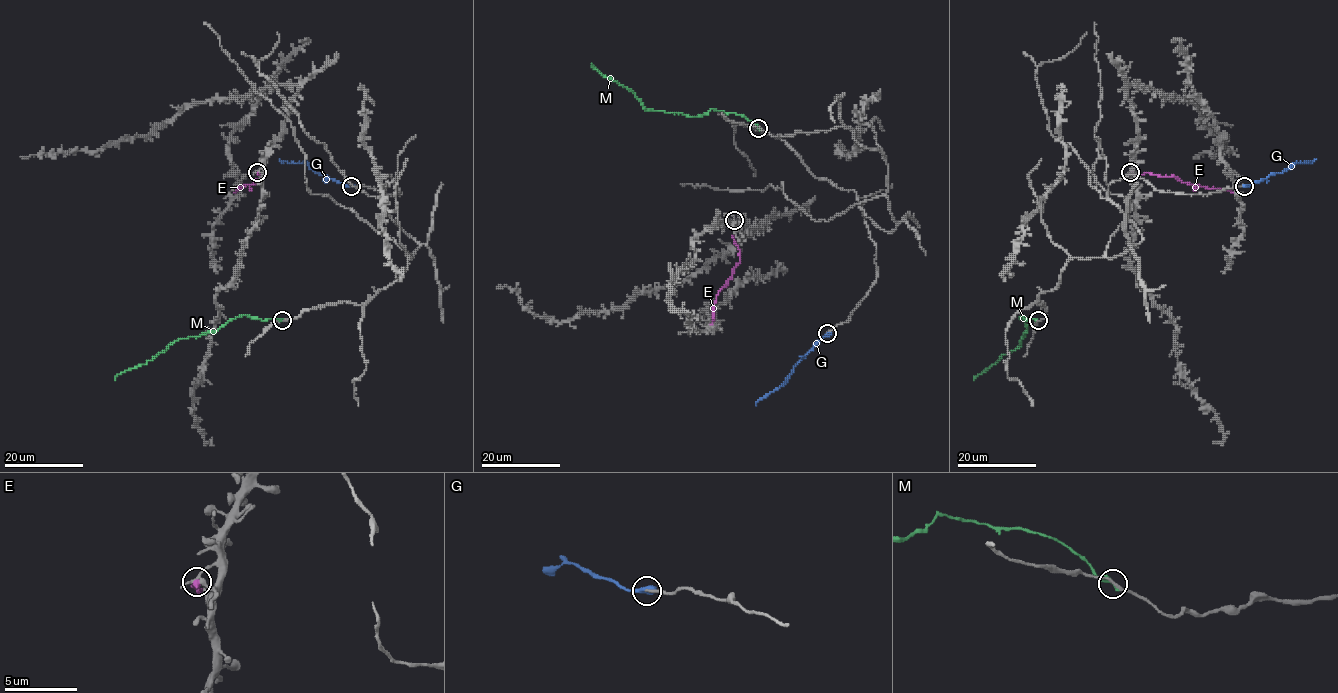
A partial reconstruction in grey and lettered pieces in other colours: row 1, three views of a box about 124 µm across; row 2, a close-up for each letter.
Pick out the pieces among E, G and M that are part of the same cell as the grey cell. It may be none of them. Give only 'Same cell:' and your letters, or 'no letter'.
Same cell: G

